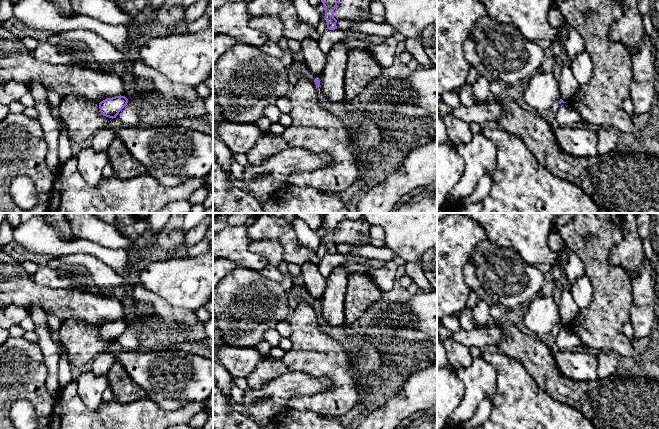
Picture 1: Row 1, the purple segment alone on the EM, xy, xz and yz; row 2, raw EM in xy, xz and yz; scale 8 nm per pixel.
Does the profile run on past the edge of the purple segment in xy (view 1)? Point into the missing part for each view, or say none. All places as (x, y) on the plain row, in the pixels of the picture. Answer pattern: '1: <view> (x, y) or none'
1: none

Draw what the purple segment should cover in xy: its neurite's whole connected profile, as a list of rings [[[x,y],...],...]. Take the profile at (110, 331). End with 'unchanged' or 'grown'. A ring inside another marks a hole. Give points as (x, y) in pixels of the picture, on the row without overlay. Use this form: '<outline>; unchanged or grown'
[[[125,320],[107,322],[99,327],[100,336],[103,340],[116,342],[119,336],[127,329],[128,323]]]; unchanged

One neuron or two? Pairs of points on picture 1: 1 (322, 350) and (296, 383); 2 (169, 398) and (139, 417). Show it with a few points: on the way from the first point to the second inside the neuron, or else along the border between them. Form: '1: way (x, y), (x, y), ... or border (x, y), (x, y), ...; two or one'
1: border (281, 374), (304, 372), (327, 379); two
2: border (147, 396), (165, 410), (175, 410), (181, 407); two

